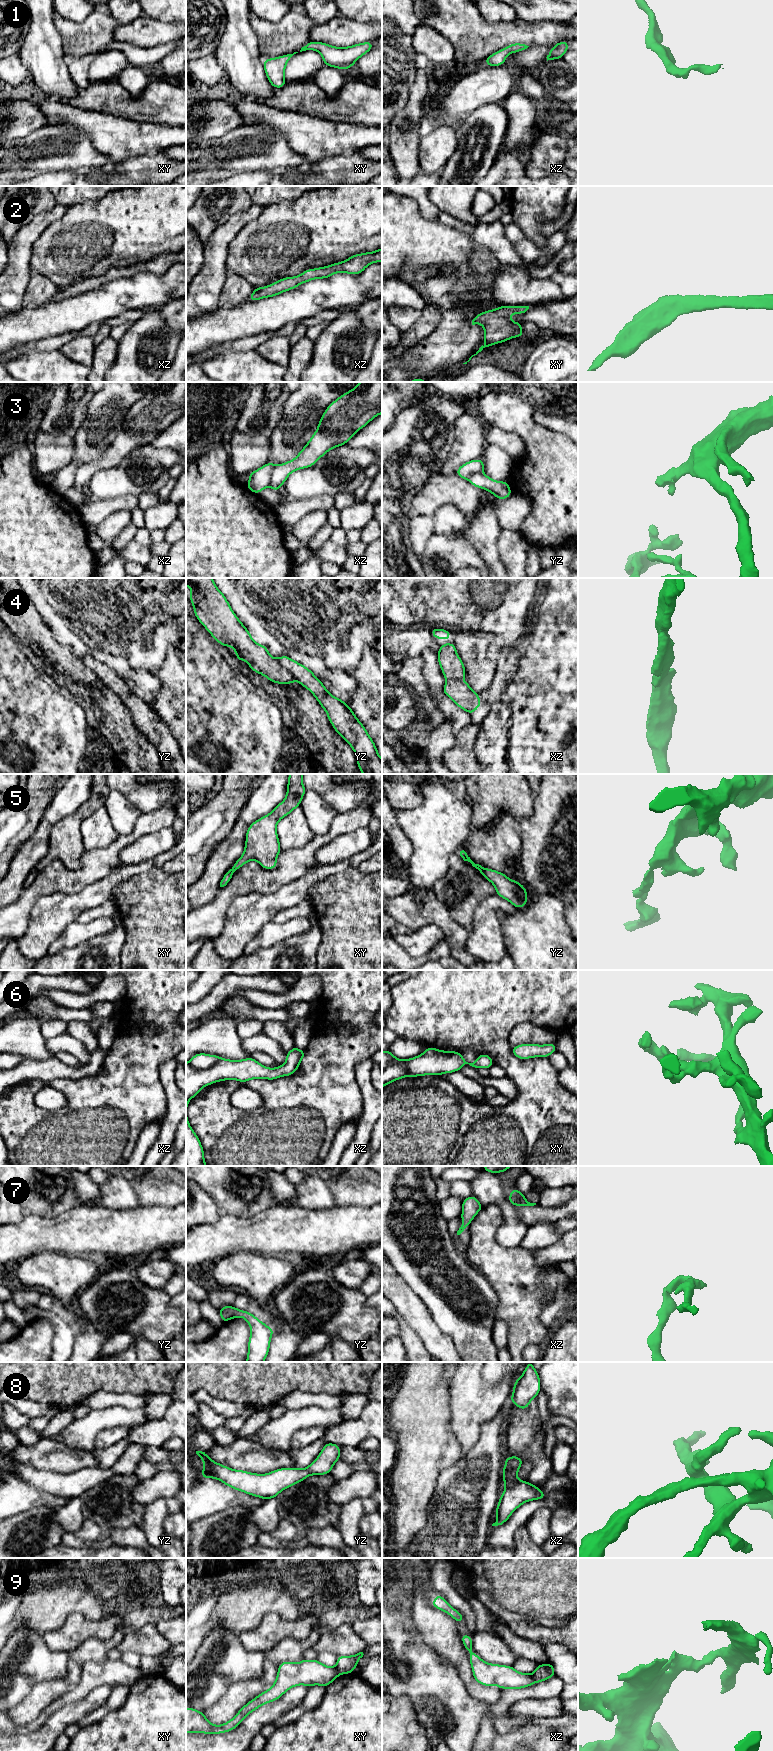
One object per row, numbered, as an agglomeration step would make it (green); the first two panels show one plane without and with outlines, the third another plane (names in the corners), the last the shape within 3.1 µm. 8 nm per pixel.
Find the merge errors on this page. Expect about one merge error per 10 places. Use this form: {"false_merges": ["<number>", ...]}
{"false_merges": ["3", "4", "9"]}

